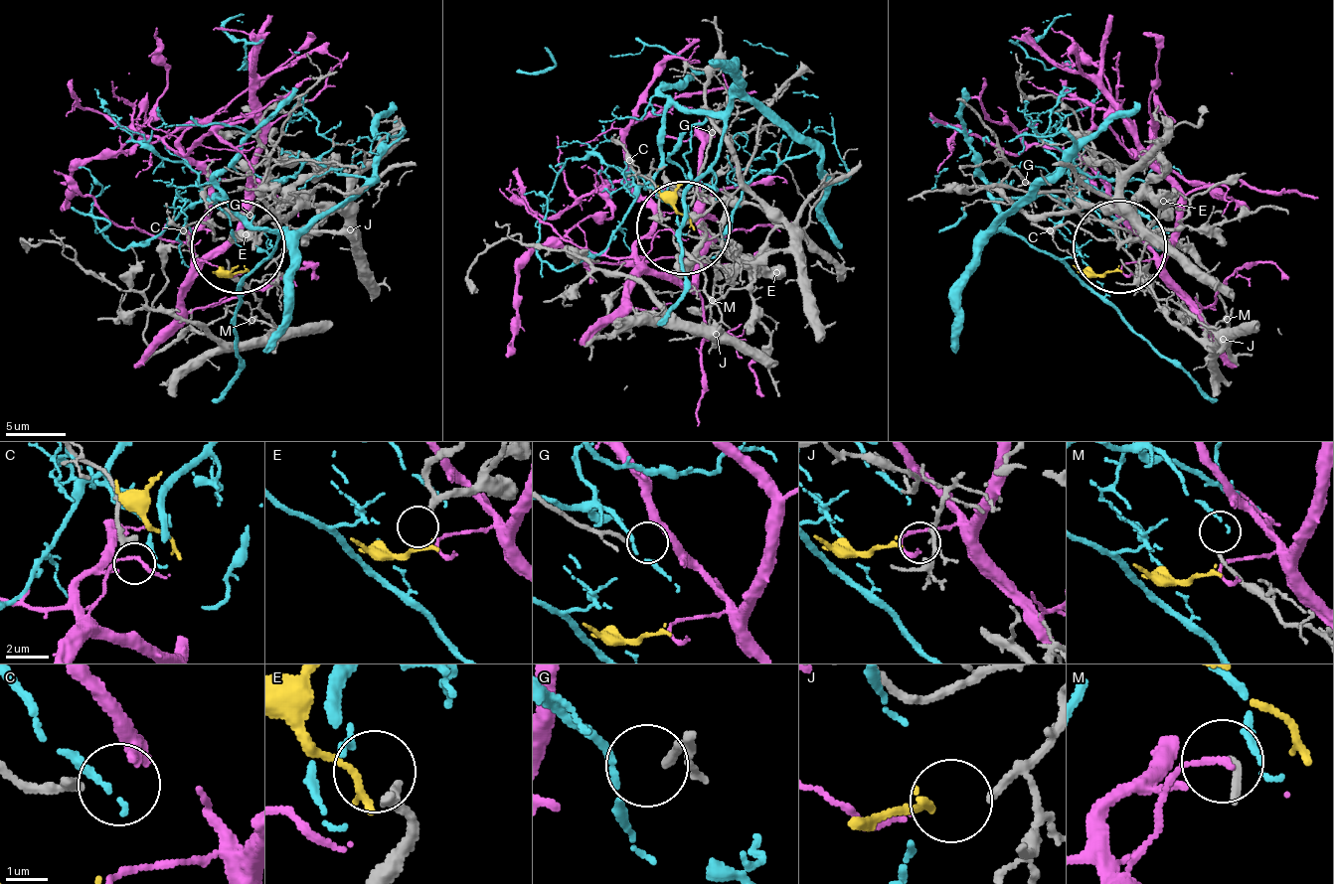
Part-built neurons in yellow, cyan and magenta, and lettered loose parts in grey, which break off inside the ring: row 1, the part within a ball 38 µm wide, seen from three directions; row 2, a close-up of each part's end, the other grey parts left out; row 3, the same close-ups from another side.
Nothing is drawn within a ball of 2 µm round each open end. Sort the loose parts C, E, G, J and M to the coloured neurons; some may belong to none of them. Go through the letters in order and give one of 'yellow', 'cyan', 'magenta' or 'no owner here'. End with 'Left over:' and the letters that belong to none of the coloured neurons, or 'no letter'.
C: magenta
E: no owner here
G: no owner here
J: yellow
M: cyan
Left over: E, G

